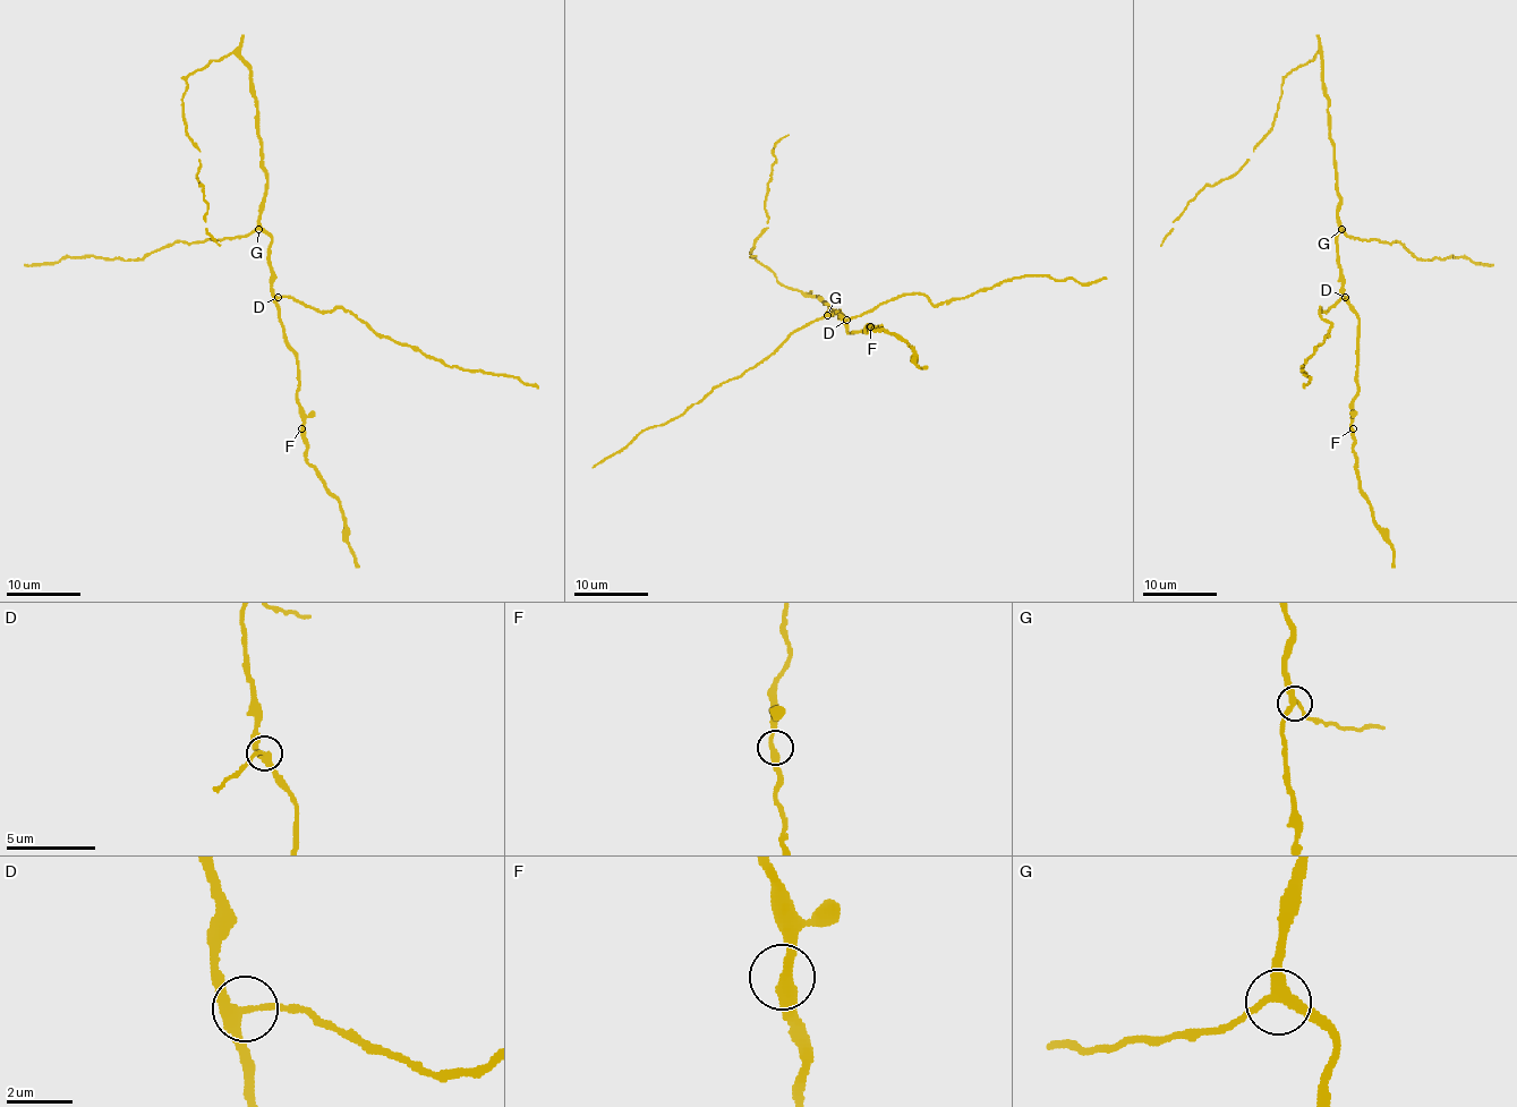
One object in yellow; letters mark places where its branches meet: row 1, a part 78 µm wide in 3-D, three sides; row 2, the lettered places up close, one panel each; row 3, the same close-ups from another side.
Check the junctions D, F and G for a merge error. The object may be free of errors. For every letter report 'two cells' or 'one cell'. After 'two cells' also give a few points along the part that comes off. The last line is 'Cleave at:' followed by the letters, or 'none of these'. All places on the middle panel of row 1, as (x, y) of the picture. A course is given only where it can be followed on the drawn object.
D: two cells | (845, 318), (903, 295), (921, 294), (932, 304), (973, 295), (1019, 277), (1074, 278), (1087, 283), (1106, 277)
F: one cell
G: one cell
Cleave at: D

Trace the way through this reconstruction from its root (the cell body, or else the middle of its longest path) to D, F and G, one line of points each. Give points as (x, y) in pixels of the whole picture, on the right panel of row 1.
D: (1337, 177), (1337, 266), (1345, 296)
F: (1337, 177), (1341, 296), (1357, 318), (1357, 394), (1353, 402), (1353, 428)
G: (1337, 177), (1337, 219), (1341, 229)

